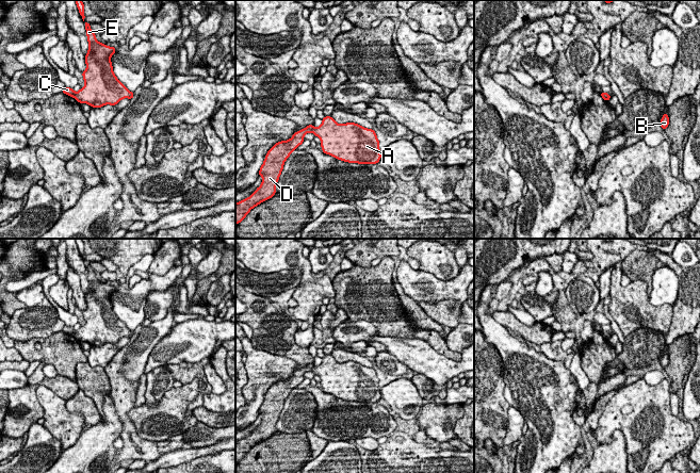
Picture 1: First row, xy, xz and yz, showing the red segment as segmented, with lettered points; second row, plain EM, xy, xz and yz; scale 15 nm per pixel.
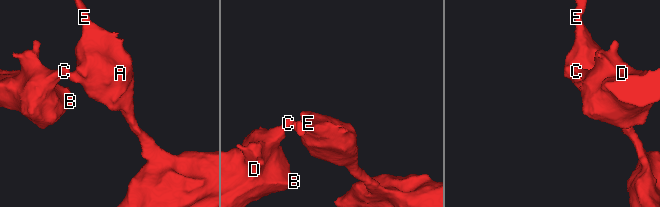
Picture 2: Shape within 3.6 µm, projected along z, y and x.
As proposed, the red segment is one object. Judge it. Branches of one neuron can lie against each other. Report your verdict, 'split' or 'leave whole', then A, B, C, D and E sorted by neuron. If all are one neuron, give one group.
split; A E / B C D

